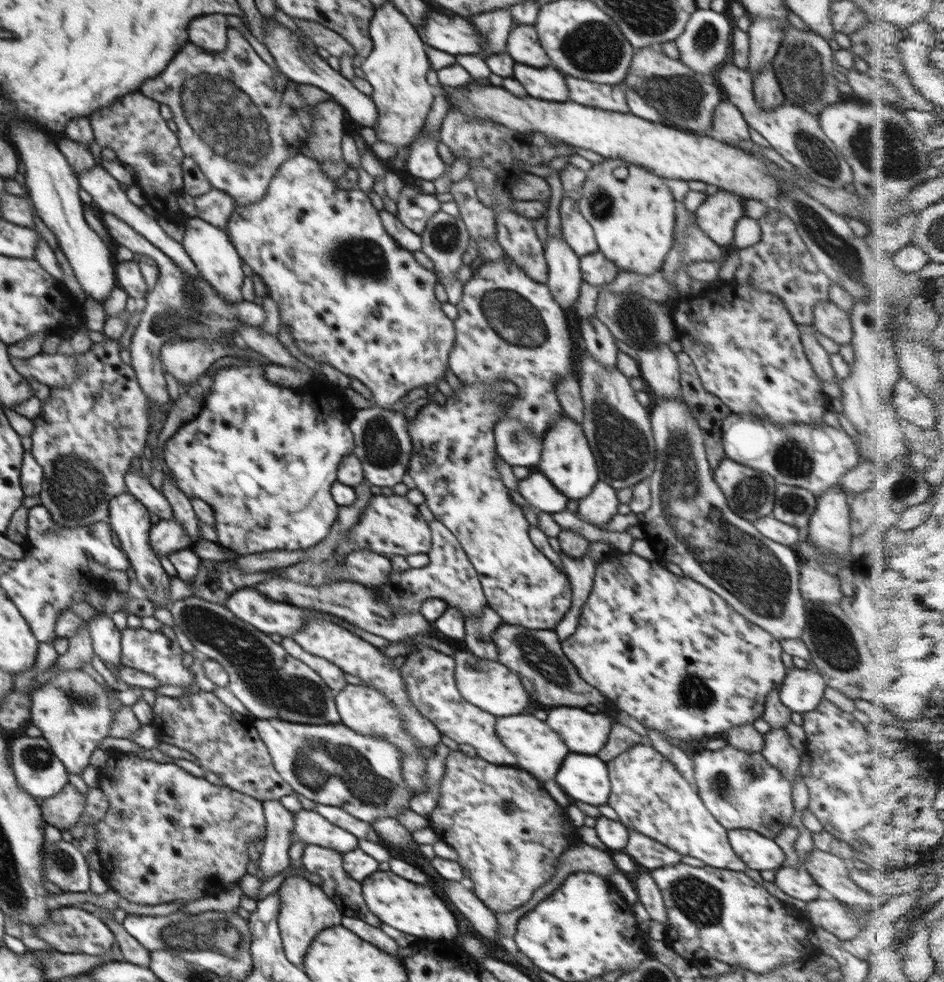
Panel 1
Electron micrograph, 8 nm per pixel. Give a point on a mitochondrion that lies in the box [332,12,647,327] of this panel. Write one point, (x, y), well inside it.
(593, 46)

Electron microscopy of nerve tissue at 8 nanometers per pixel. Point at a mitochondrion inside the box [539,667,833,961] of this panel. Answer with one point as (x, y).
(702, 903)

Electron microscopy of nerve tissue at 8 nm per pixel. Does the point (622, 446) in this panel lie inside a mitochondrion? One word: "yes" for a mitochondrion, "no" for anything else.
yes

